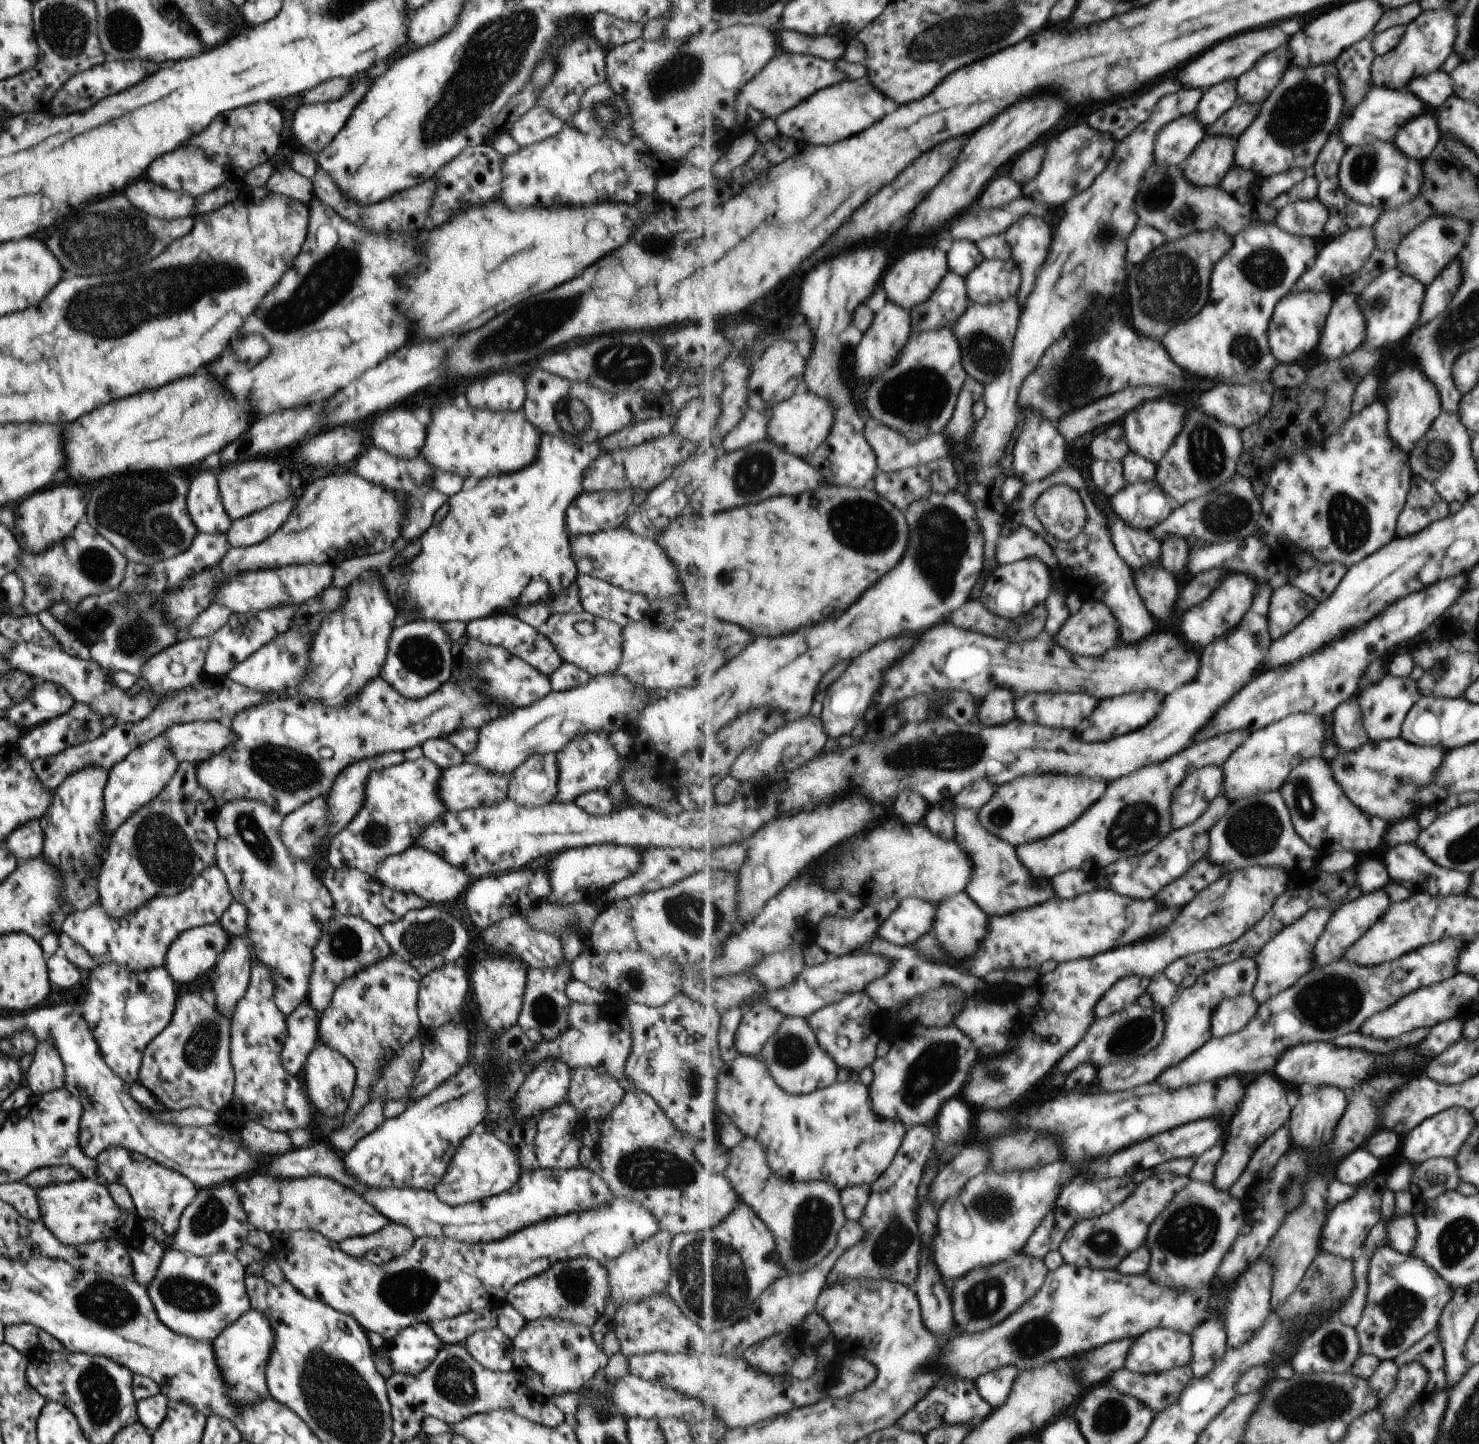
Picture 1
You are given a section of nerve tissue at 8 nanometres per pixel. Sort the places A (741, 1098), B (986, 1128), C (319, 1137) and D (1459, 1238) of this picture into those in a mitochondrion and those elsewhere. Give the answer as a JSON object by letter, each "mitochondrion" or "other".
{"A":"other","B":"other","C":"other","D":"mitochondrion"}

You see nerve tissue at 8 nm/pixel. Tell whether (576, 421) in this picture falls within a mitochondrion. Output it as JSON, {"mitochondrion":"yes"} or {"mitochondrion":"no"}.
{"mitochondrion":"yes"}

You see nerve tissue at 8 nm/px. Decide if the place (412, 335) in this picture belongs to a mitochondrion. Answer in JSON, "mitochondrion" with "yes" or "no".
{"mitochondrion":"no"}

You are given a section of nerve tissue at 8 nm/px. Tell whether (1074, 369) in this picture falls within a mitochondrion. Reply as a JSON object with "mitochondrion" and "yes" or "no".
{"mitochondrion":"yes"}

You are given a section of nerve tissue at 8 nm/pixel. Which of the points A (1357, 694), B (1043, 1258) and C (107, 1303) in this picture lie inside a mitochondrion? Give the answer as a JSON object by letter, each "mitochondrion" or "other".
{"A":"other","B":"other","C":"mitochondrion"}

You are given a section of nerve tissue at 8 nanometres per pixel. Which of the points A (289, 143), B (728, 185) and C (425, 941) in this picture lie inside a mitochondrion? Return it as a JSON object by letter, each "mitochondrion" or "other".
{"A":"other","B":"other","C":"mitochondrion"}

